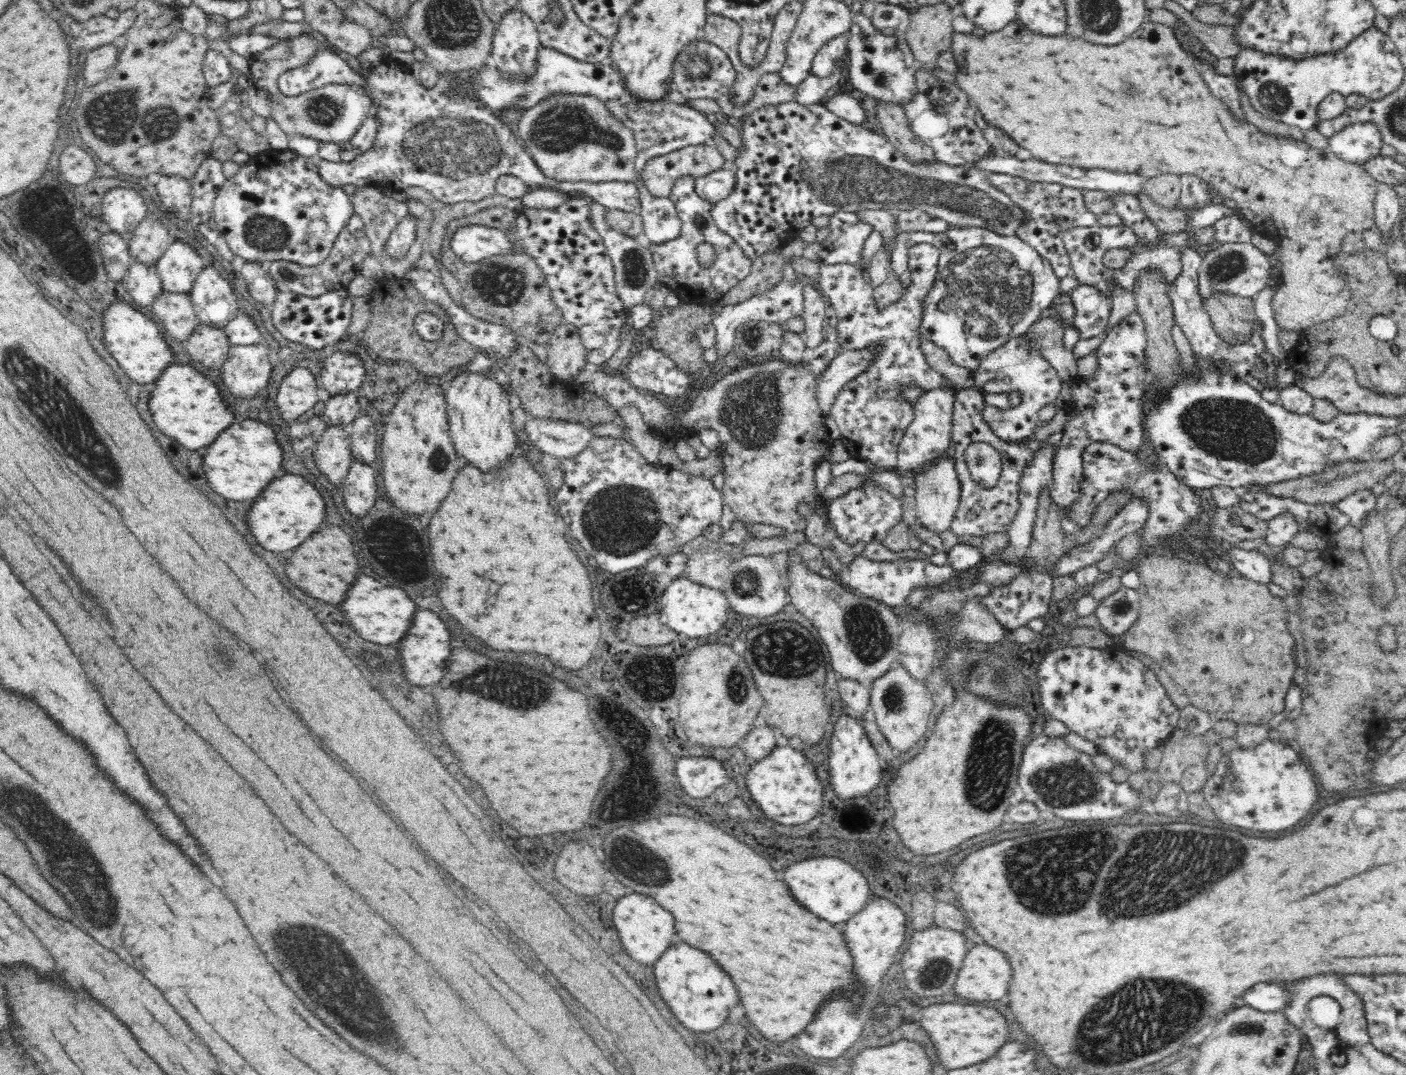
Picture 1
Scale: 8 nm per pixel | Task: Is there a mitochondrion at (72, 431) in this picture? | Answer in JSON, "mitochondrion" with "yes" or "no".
{"mitochondrion":"yes"}

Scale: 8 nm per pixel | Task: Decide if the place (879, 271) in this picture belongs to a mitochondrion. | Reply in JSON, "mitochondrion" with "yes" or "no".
{"mitochondrion":"no"}

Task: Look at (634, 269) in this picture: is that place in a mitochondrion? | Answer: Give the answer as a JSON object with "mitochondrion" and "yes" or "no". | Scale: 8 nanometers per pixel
{"mitochondrion":"yes"}

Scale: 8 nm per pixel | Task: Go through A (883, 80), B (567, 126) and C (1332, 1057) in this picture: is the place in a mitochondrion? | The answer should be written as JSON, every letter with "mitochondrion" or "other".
{"A":"mitochondrion","B":"mitochondrion","C":"other"}

